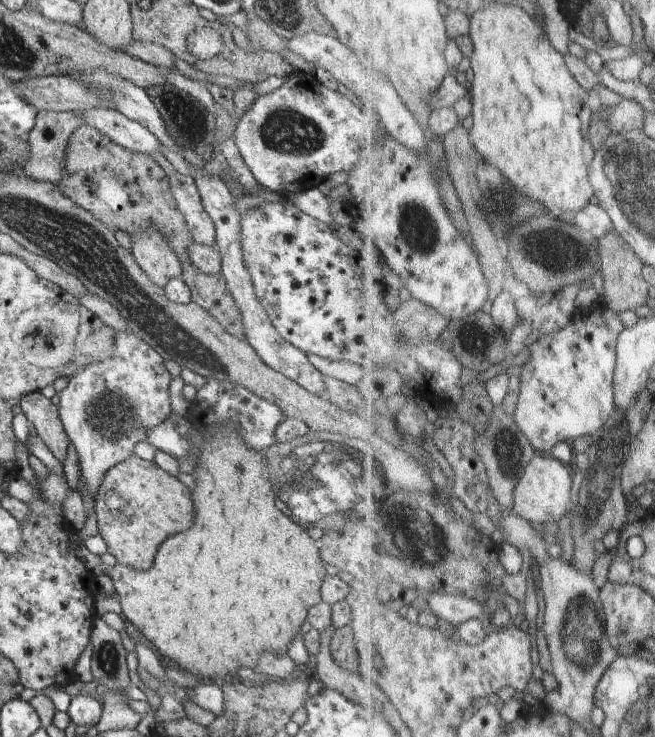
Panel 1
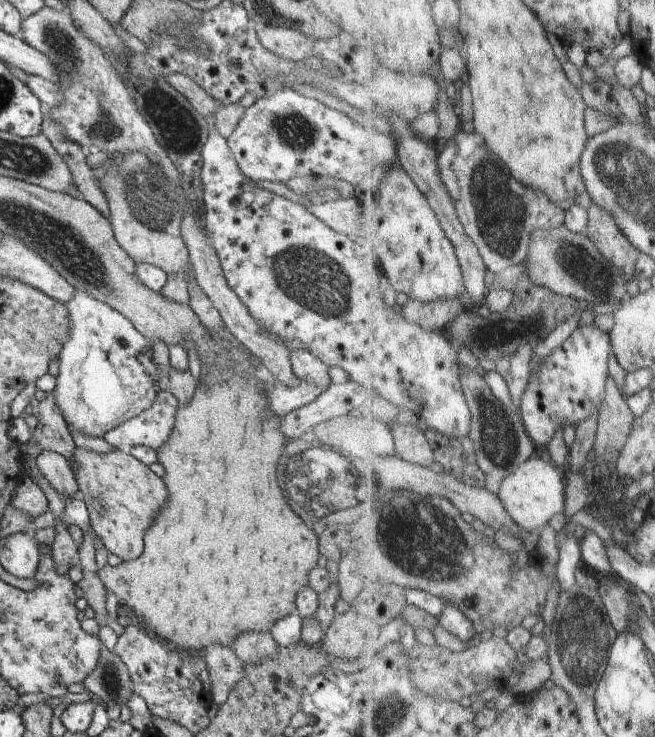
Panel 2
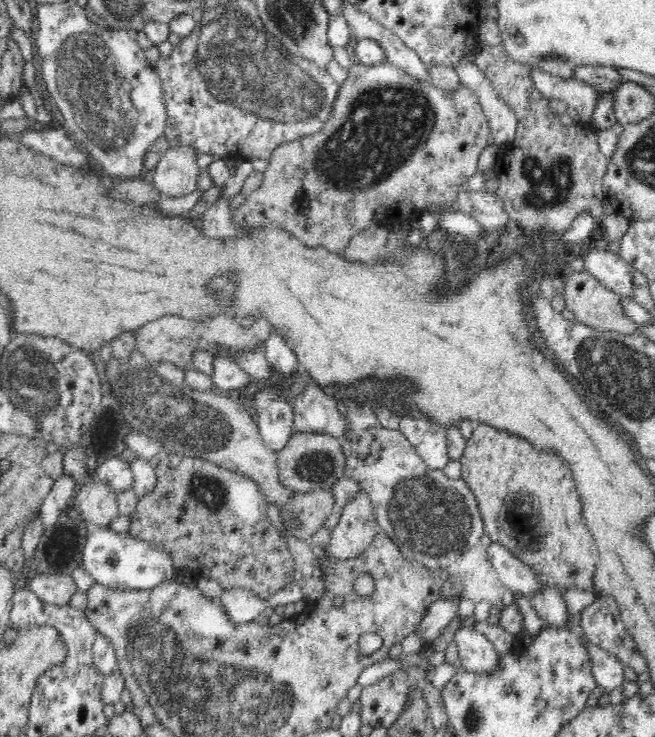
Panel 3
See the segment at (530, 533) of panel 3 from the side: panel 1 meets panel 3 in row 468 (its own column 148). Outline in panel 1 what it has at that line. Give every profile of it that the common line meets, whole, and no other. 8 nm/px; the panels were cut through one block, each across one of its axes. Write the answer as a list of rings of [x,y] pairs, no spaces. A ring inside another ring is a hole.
[[[134,455],[108,470],[99,486],[95,498],[95,513],[99,534],[106,541],[107,552],[116,558],[122,566],[137,571],[151,569],[158,547],[169,537],[188,530],[194,524],[194,506],[191,490],[177,477],[162,470],[155,462]]]

